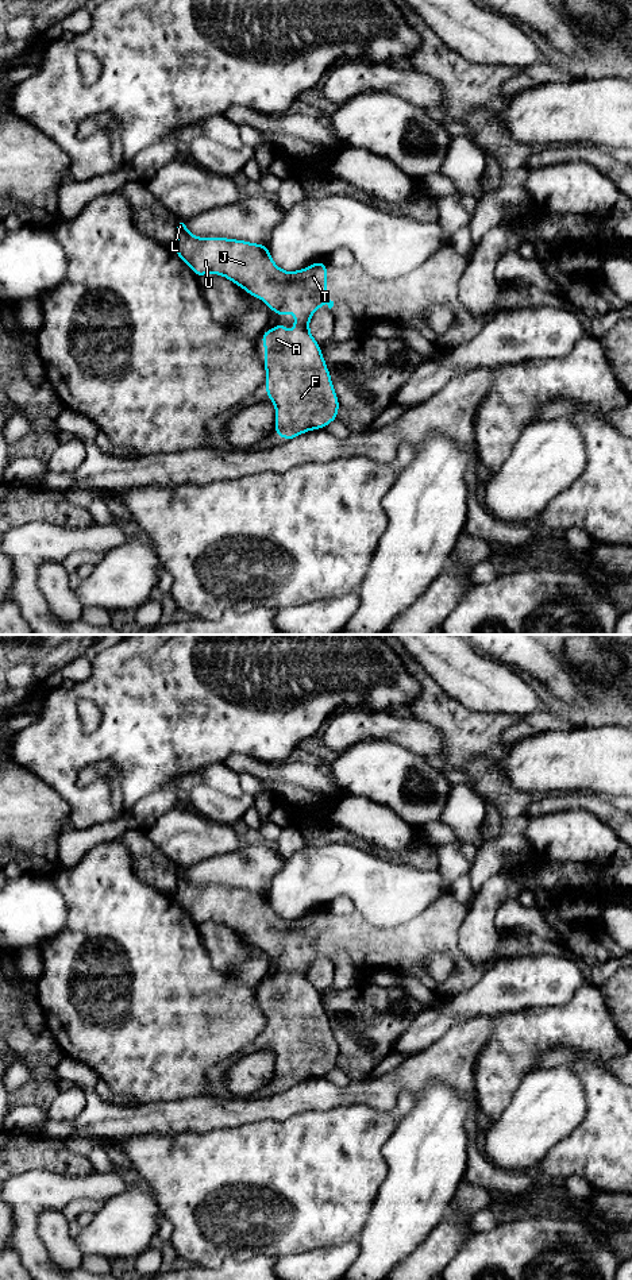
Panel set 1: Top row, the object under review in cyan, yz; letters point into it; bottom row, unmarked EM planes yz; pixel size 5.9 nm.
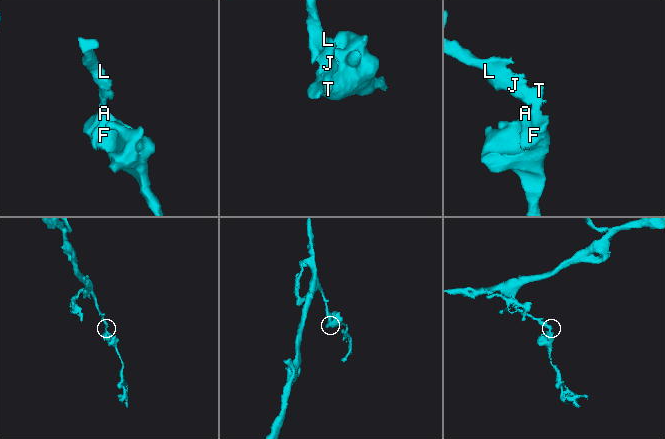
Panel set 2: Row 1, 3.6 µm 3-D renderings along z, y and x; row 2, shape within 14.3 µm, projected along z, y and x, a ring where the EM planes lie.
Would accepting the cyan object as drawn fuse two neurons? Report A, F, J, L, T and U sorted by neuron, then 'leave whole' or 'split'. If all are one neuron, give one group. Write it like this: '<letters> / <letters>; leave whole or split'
A F J L T U; leave whole

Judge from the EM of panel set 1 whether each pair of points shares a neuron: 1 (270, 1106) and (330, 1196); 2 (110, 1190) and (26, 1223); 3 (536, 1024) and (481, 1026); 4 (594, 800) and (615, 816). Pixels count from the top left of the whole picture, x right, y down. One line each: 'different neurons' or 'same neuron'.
1: different neurons
2: same neuron
3: different neurons
4: same neuron

